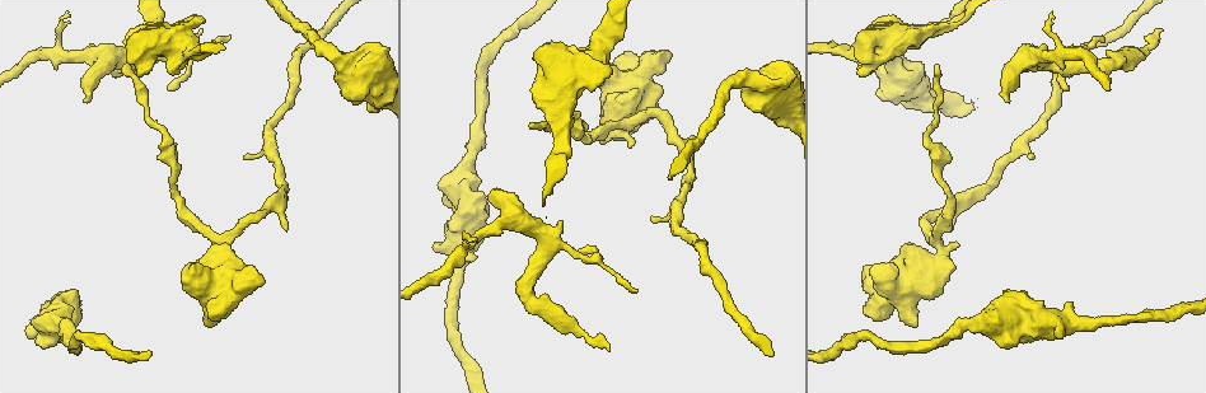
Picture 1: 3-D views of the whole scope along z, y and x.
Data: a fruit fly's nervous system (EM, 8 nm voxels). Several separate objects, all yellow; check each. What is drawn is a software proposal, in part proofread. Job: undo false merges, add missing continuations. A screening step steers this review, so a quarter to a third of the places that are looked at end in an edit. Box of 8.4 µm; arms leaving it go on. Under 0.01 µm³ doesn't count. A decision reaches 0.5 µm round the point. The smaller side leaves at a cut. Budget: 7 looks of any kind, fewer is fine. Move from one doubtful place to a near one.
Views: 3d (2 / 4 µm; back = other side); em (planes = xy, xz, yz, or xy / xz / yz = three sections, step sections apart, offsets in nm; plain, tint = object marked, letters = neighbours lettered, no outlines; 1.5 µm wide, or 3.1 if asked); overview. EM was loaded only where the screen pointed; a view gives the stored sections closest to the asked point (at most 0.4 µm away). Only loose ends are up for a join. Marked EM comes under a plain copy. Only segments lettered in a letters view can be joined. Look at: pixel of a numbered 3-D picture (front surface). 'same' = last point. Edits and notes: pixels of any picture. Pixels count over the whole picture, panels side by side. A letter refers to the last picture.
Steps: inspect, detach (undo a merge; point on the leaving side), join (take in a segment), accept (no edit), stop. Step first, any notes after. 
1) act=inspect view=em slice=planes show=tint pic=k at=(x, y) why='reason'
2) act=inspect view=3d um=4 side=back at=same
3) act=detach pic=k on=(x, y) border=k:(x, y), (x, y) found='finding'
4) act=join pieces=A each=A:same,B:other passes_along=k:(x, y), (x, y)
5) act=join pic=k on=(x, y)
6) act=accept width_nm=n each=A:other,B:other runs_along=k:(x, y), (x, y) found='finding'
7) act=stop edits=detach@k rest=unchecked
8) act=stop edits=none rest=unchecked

act=inspect view=em slice=planes show=tint pic=1 at=(858, 72)

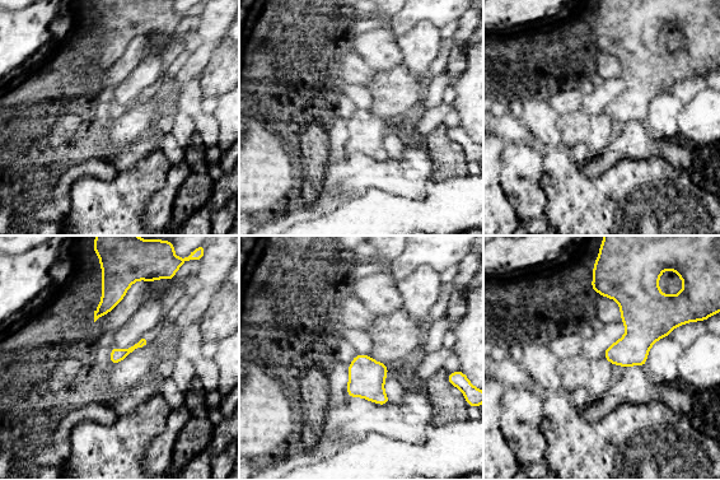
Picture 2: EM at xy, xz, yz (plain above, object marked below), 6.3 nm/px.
act=inspect view=em slice=planes show=letters at=same why='see the neighbours'

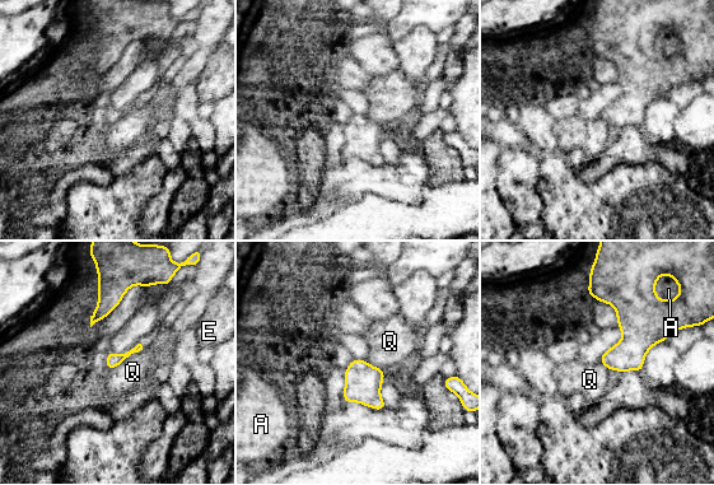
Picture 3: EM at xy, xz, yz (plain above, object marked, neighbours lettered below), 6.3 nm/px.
act=accept each=A:other,E:other,Q:other found='none of them fits'

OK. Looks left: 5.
act=inspect view=em um=3.1 slice=yz step=16 show=letters pic=1 at=(566, 120) why='calibre changes'

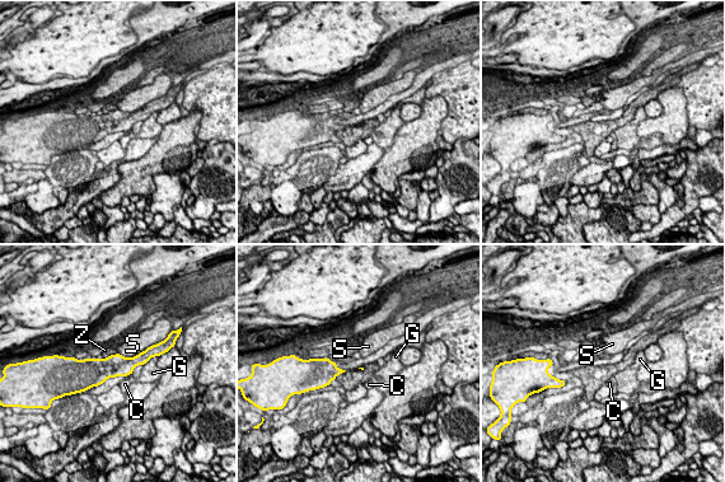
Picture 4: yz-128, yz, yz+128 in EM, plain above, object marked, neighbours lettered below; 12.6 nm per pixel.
act=accept width_nm=30 each=C:other,G:other,S:other,Z:other runs_along=4:(148, 352), (126, 365), (78, 365) found='one neuron here'

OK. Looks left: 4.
act=inspect view=3d um=4 pic=1 at=(31, 336) why='branch stops here'

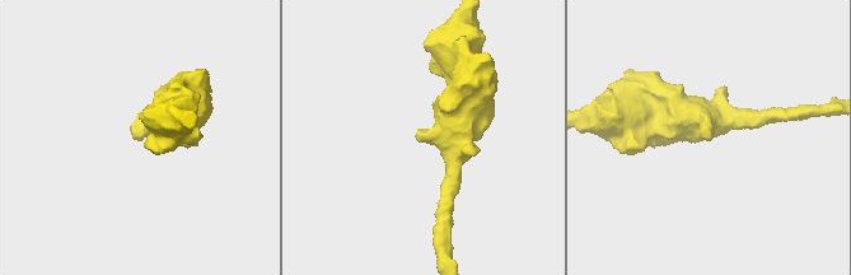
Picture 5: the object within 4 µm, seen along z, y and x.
act=inspect view=em slice=planes show=letters pic=5 at=(709, 139)

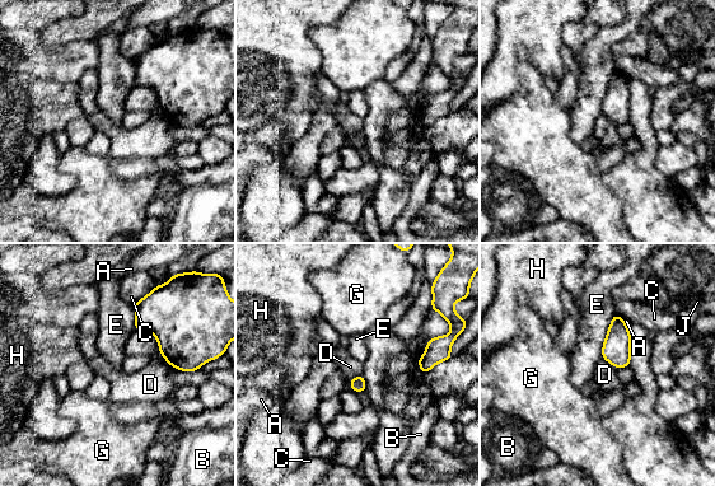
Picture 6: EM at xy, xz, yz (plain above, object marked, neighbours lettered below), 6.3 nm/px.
act=accept each=A:other,B:other,C:other,D:other,E:other,G:other,H:other,J:other border=6:(602, 356), (616, 369) found='none of them fits'

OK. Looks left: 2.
act=stop edits=none rest=unchecked

